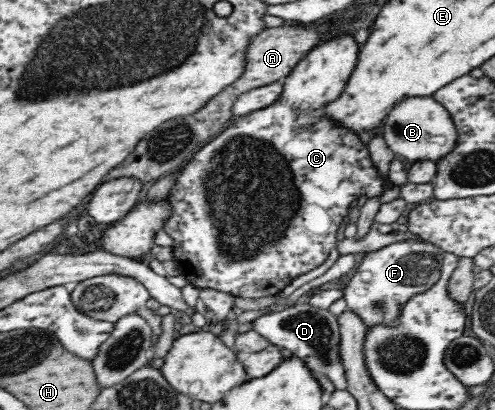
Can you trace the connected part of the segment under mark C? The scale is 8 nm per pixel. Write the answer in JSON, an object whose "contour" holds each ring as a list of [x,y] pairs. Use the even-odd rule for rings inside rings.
{"contour":[[[342,36],[336,40],[331,40],[316,46],[310,50],[304,58],[298,62],[296,68],[282,81],[282,92],[277,101],[266,108],[253,110],[244,116],[236,118],[233,123],[225,128],[223,132],[216,135],[209,143],[206,143],[198,152],[192,155],[189,161],[185,162],[182,170],[173,176],[173,185],[165,196],[167,202],[167,217],[163,220],[163,229],[170,238],[172,238],[173,261],[177,263],[181,274],[184,275],[186,282],[192,284],[199,290],[214,290],[228,294],[233,298],[244,298],[244,300],[258,300],[259,298],[268,298],[268,296],[278,296],[286,286],[292,284],[296,278],[302,274],[308,274],[310,270],[318,268],[327,258],[328,254],[337,245],[338,226],[344,216],[355,205],[358,198],[382,198],[394,185],[385,178],[381,171],[374,165],[370,159],[370,149],[368,145],[358,138],[356,132],[336,132],[344,130],[338,122],[330,120],[326,116],[326,106],[338,100],[346,84],[352,76],[358,62],[359,48],[352,36]],[[306,130],[318,130],[326,134],[306,134]]]}

